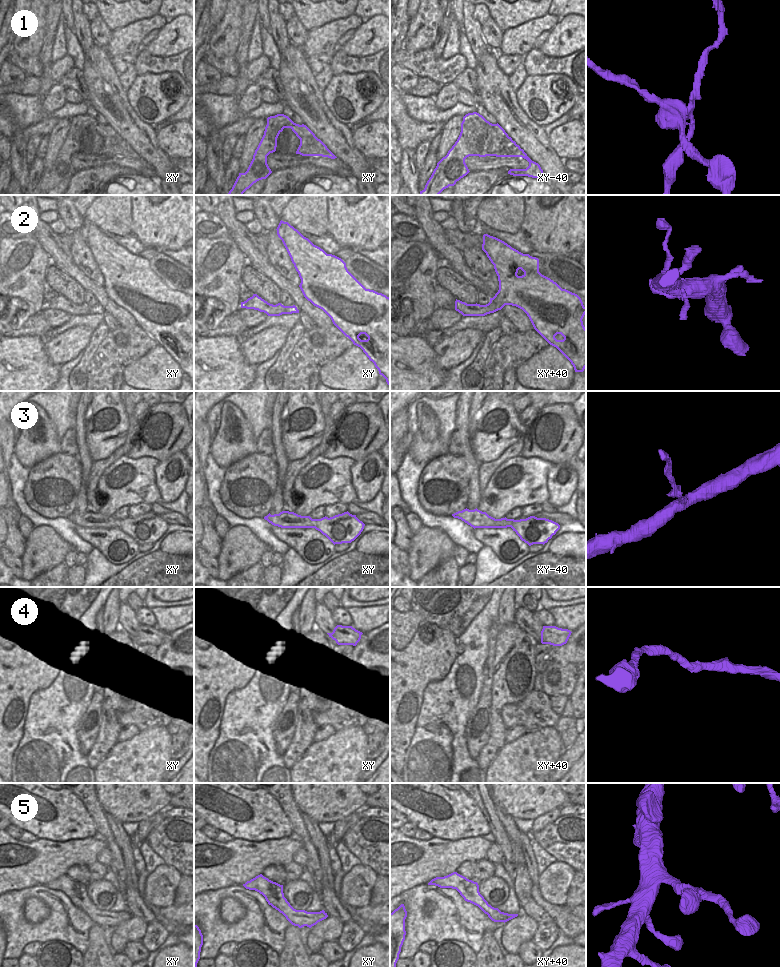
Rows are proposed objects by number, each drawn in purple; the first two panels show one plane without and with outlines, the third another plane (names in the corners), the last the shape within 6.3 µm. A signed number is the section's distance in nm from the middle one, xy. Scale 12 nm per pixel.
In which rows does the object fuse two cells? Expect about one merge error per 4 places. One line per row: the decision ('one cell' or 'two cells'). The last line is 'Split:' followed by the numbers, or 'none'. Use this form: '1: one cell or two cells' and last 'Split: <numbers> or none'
1: two cells
2: one cell
3: two cells
4: one cell
5: two cells
Split: 1, 3, 5

